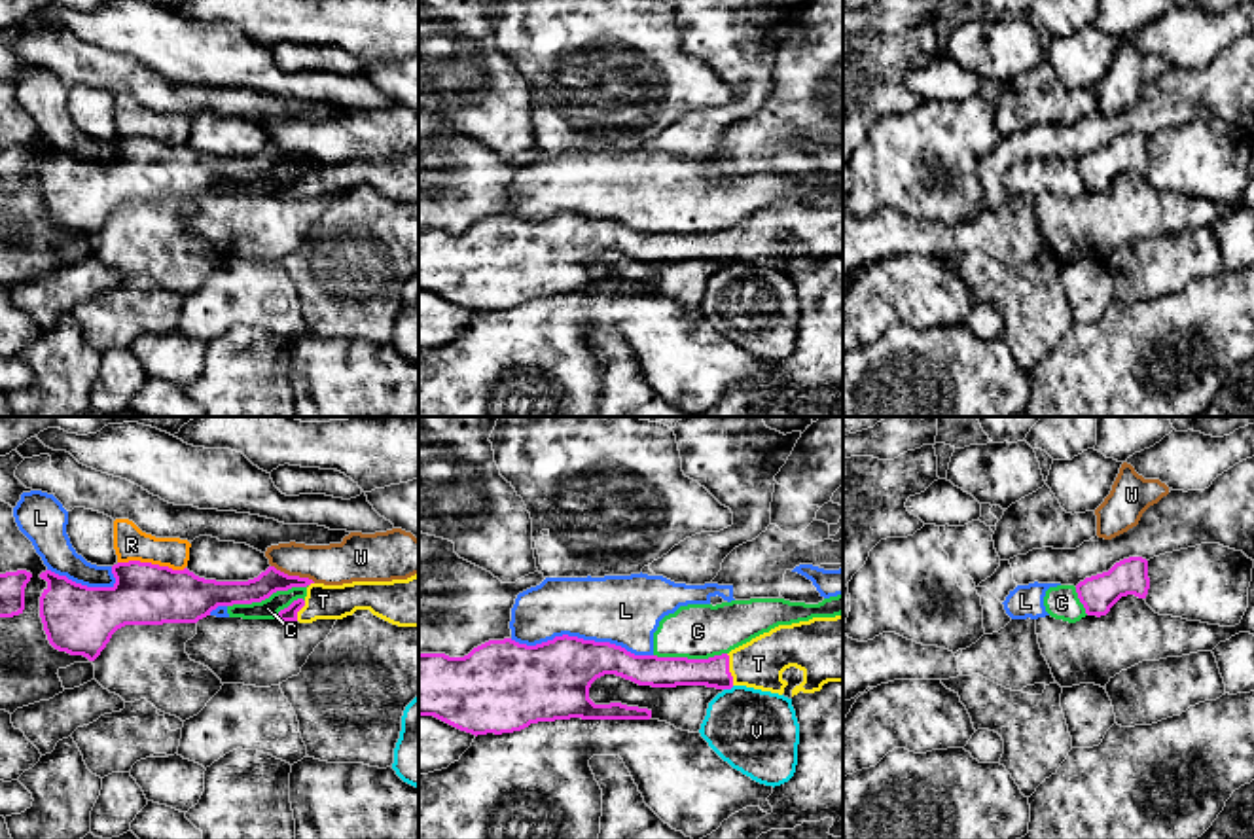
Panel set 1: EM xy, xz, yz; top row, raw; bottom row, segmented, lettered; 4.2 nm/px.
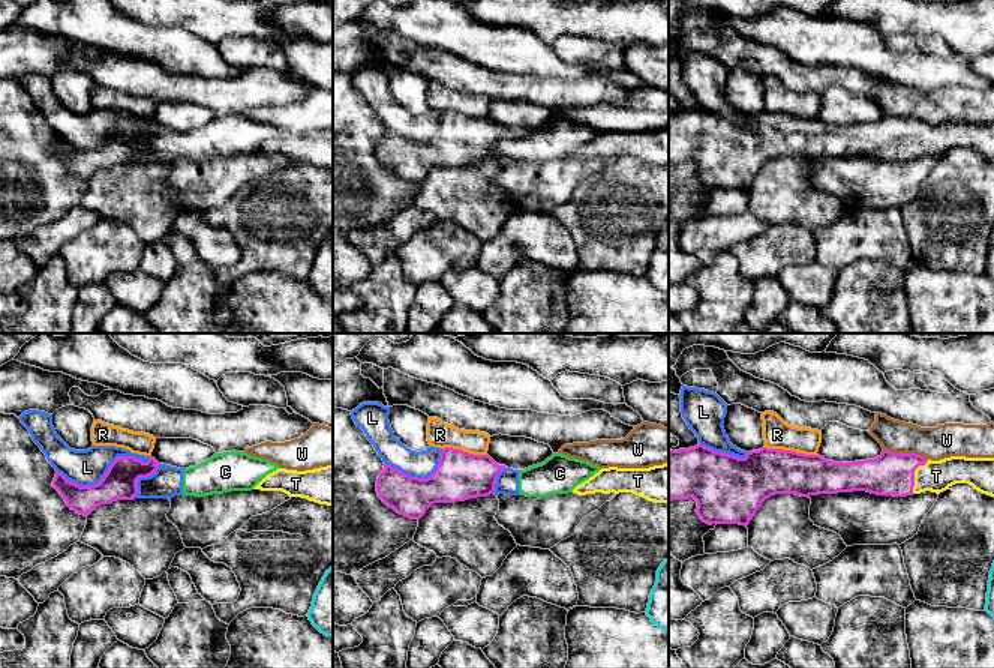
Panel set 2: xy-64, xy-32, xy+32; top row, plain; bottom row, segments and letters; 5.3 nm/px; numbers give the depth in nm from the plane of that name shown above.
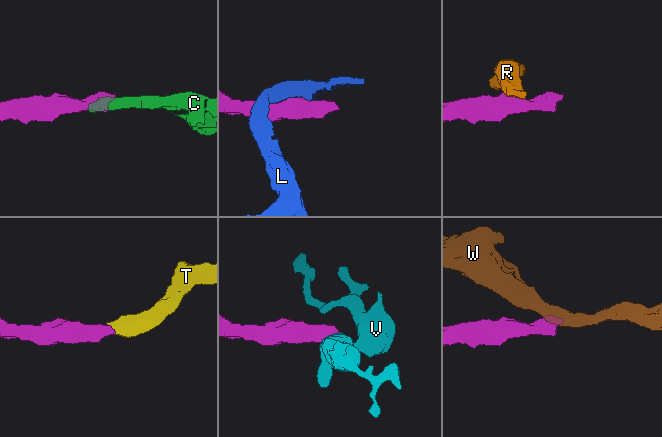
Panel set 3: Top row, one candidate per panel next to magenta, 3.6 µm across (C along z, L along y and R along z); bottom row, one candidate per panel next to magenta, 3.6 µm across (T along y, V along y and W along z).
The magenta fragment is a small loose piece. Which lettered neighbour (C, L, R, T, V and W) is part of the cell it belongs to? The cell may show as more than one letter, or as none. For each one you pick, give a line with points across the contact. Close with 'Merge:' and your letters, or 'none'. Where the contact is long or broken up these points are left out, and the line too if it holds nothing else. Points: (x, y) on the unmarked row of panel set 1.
T: way xz (669, 247), (728, 245), (758, 239)
Merge: T

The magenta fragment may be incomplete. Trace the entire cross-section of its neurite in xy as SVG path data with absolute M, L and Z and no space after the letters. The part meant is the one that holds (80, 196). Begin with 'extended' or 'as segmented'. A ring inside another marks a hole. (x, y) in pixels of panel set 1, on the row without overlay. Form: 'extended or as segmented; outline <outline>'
extended; outline M140 136L117 138L112 150L112 163L87 163L51 146L40 150L47 157L40 193L55 225L95 237L125 201L197 199L218 182L261 178L292 163L305 163L307 172L280 186L280 197L343 195L356 186L369 186L392 201L419 203L419 150L392 157L324 161L269 142L248 157L216 157L188 144Z

